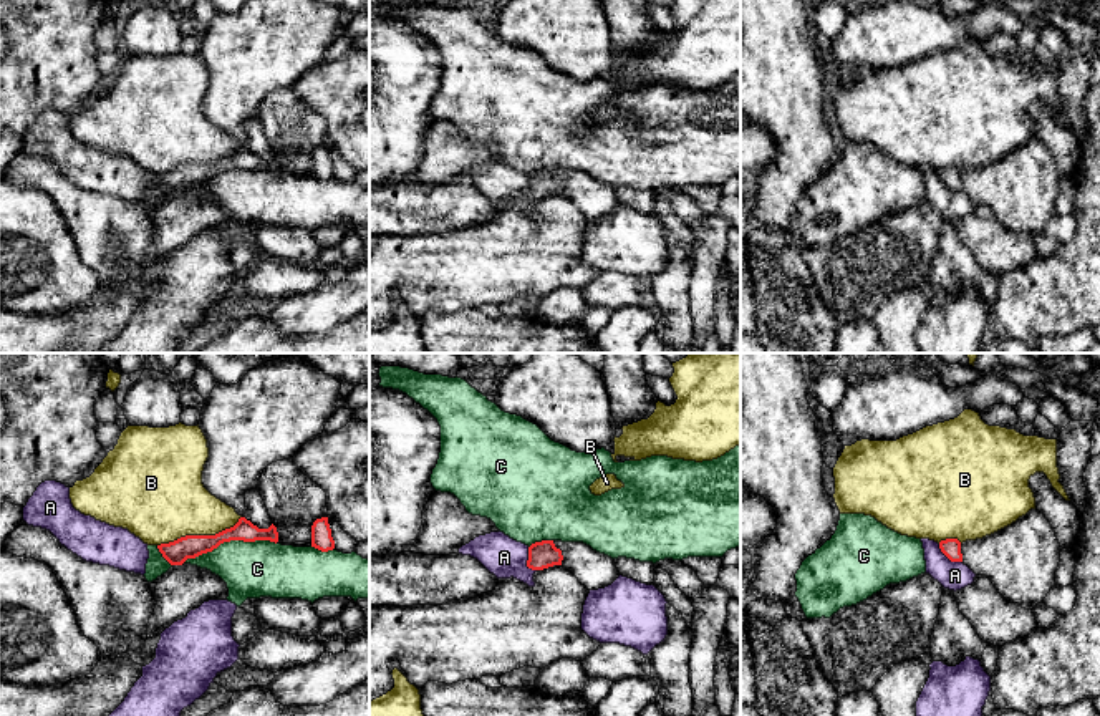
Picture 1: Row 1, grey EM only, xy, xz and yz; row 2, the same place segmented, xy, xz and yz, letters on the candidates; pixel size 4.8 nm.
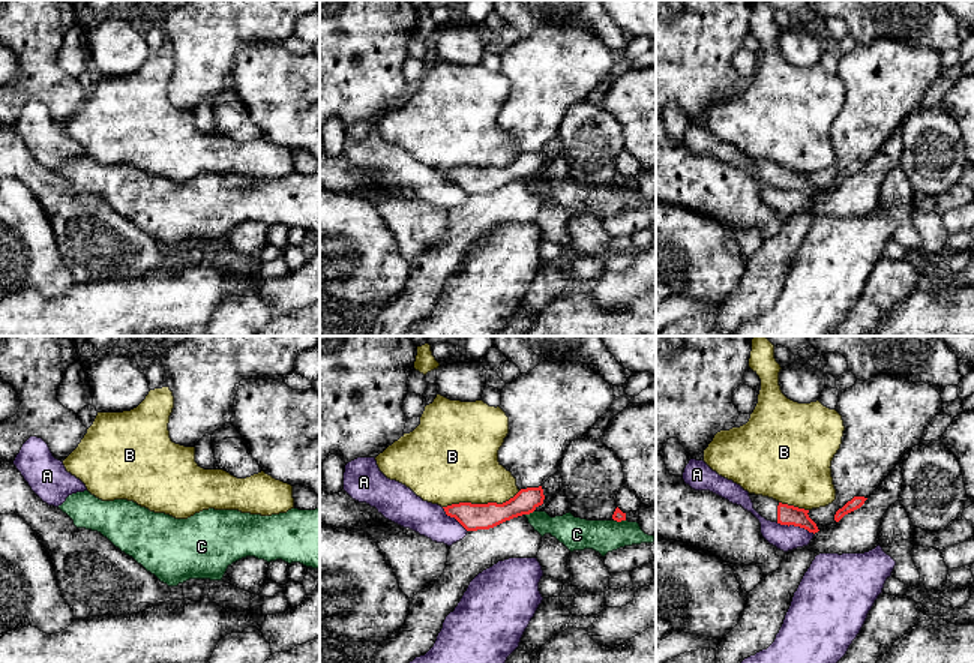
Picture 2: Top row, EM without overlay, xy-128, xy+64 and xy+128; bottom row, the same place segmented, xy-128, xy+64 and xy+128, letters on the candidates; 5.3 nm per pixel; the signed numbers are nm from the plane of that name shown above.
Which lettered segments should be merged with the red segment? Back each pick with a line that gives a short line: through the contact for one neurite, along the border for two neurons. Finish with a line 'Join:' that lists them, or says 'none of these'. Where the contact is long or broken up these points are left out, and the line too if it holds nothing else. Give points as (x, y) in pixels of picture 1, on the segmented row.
Join: none of these

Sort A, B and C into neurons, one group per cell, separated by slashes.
A / B / C

